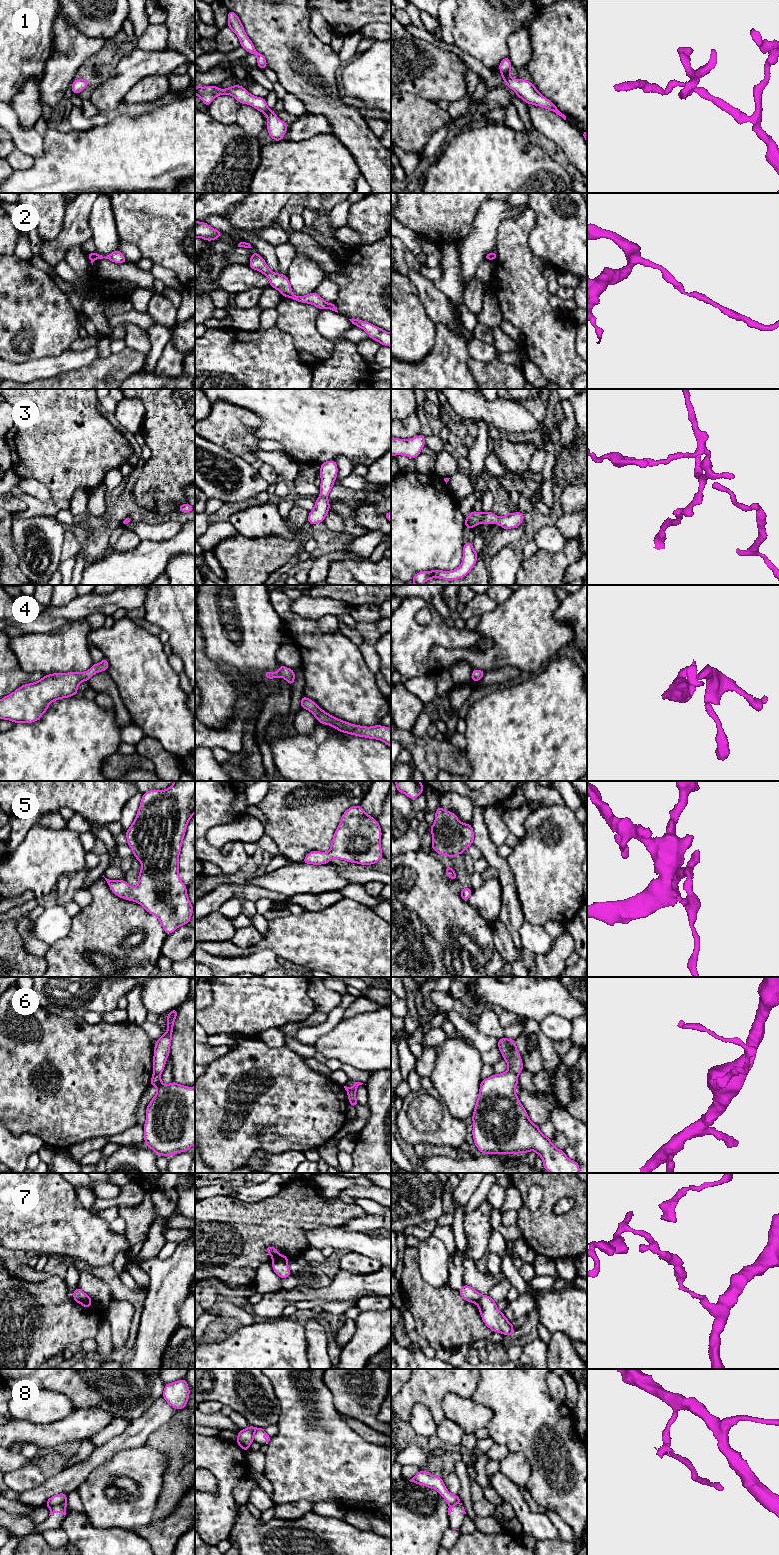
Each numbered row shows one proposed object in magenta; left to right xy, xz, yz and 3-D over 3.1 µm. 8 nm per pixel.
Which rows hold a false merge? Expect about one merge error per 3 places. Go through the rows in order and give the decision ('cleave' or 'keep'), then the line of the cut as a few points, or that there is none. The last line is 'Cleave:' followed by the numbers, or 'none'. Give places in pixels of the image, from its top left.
1: keep; no cut
2: cleave; cut in xy along (94, 253), (96, 258)
3: keep; no cut
4: keep; no cut
5: keep; no cut
6: cleave; cut in yz along (508, 1069), (517, 1075)
7: cleave; cut in xz along (287, 1260), (273, 1261)
8: cleave; cut in xy along (66, 1500), (50, 1508)
Cleave: 2, 6, 7, 8

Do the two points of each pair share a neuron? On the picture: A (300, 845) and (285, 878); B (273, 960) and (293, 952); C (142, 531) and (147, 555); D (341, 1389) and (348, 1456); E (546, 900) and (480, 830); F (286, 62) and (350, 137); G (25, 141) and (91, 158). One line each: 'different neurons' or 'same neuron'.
A: different neurons
B: different neurons
C: different neurons
D: different neurons
E: different neurons
F: same neuron
G: different neurons

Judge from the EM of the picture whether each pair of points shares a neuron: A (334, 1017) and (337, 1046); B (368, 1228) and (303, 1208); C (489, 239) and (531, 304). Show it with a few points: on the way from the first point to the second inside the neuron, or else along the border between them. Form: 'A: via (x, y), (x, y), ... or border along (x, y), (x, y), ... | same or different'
A: border along (343, 1018), (316, 1041) | different
B: border along (366, 1213), (348, 1220), (343, 1225) | different
C: border along (501, 224), (498, 230), (497, 244), (494, 248) | different

